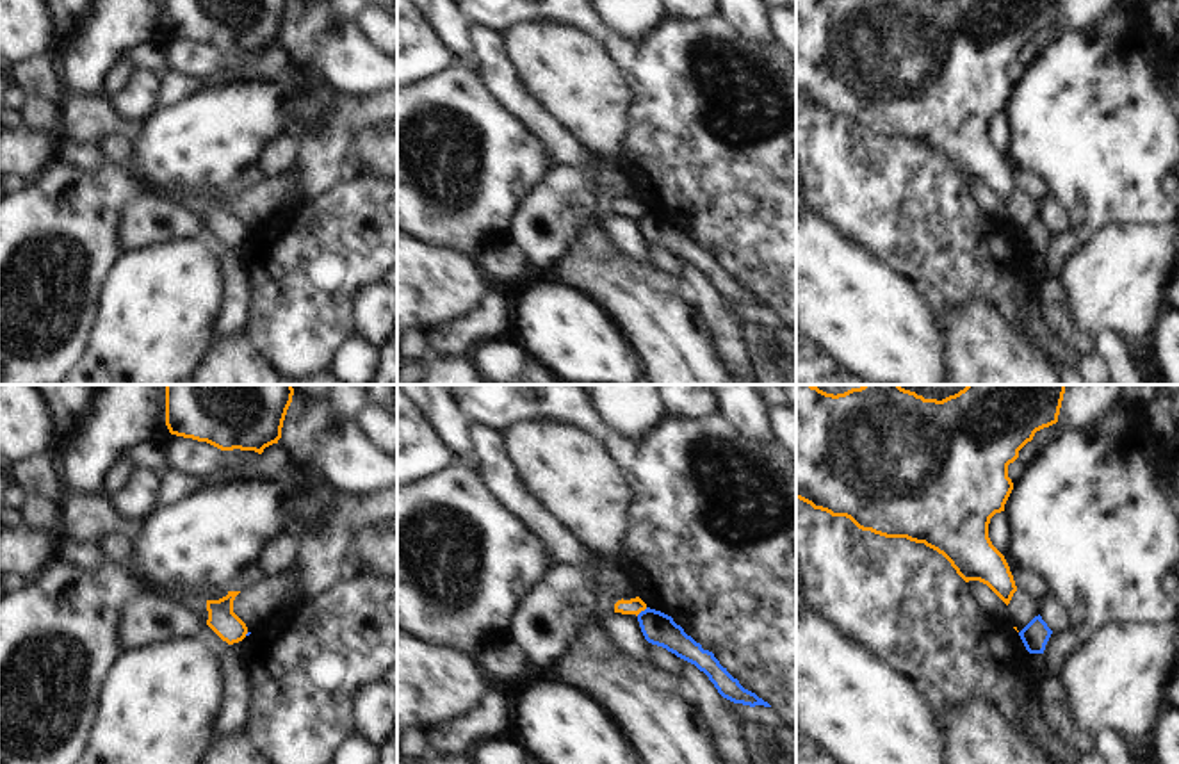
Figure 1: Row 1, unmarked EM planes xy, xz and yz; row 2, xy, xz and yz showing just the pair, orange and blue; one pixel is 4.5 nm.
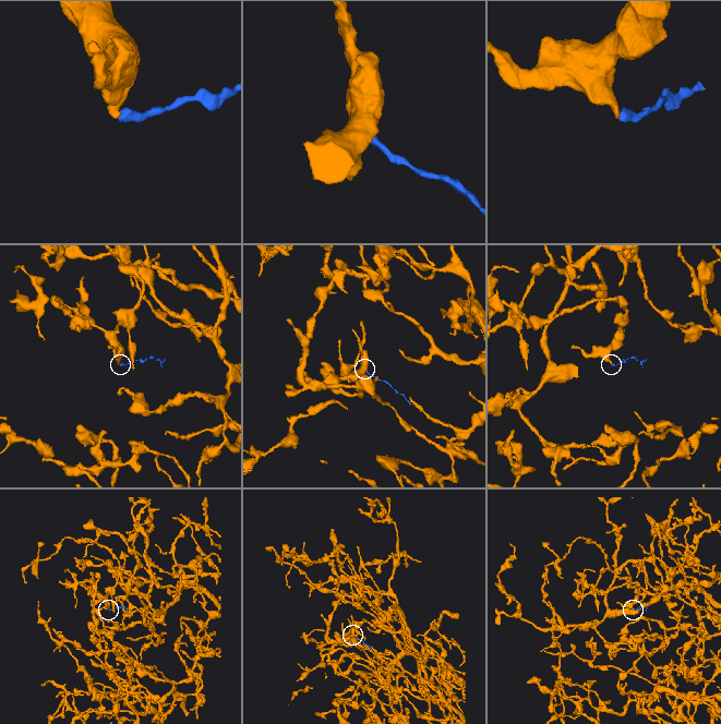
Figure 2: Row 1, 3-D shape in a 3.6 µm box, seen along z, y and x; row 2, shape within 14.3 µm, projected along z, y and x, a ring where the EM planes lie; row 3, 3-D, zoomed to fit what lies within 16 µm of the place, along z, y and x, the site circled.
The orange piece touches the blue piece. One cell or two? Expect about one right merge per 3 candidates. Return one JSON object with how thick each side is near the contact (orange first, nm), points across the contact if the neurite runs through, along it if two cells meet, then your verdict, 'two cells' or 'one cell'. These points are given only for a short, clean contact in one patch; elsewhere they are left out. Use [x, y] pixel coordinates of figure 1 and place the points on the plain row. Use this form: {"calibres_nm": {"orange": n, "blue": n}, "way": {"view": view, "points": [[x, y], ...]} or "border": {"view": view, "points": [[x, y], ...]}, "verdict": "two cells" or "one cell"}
{"calibres_nm": {"orange": 80, "blue": 150}, "border": {"view": "xz", "points": [[647, 209], [636, 216]]}, "verdict": "two cells"}

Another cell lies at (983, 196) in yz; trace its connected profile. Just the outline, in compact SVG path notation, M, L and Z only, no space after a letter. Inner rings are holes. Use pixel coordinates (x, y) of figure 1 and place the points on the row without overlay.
M969 182L969 191L978 207L997 223L1008 223L1008 207L983 183Z

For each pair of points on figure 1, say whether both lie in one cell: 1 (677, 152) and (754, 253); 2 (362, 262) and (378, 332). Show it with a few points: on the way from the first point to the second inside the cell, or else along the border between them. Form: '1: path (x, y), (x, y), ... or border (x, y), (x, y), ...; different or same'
1: path (702, 177), (754, 228); same
2: border (378, 284), (364, 289), (357, 298), (357, 330); different

